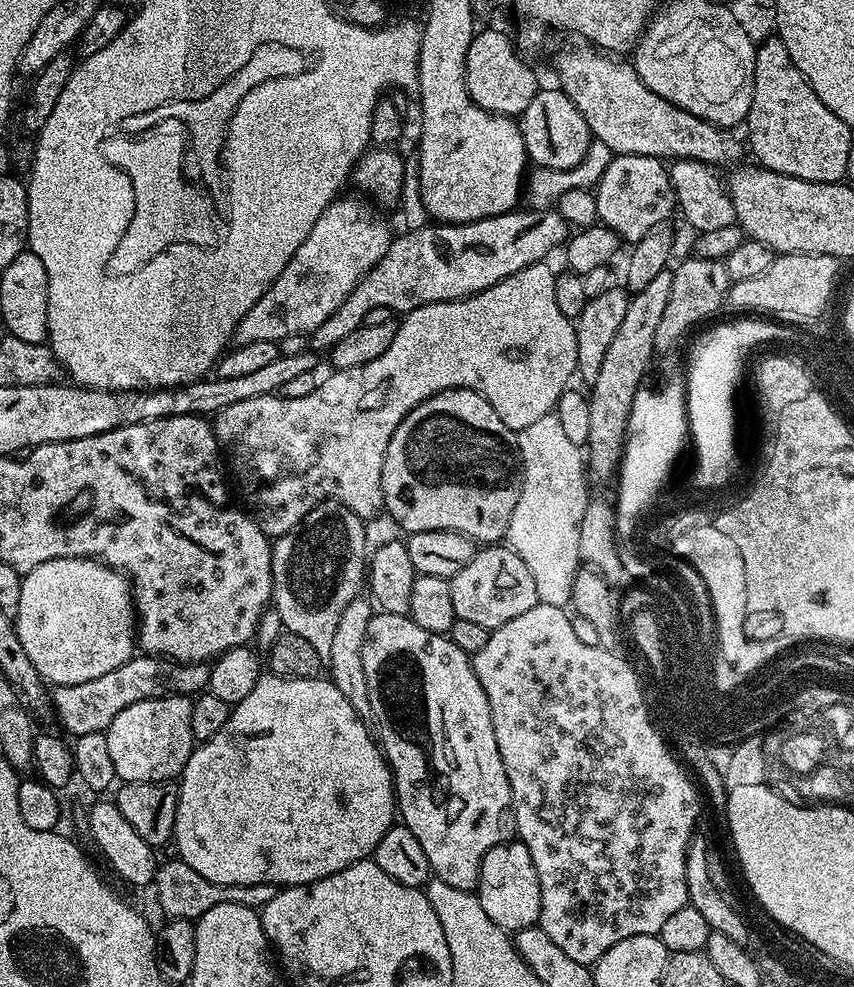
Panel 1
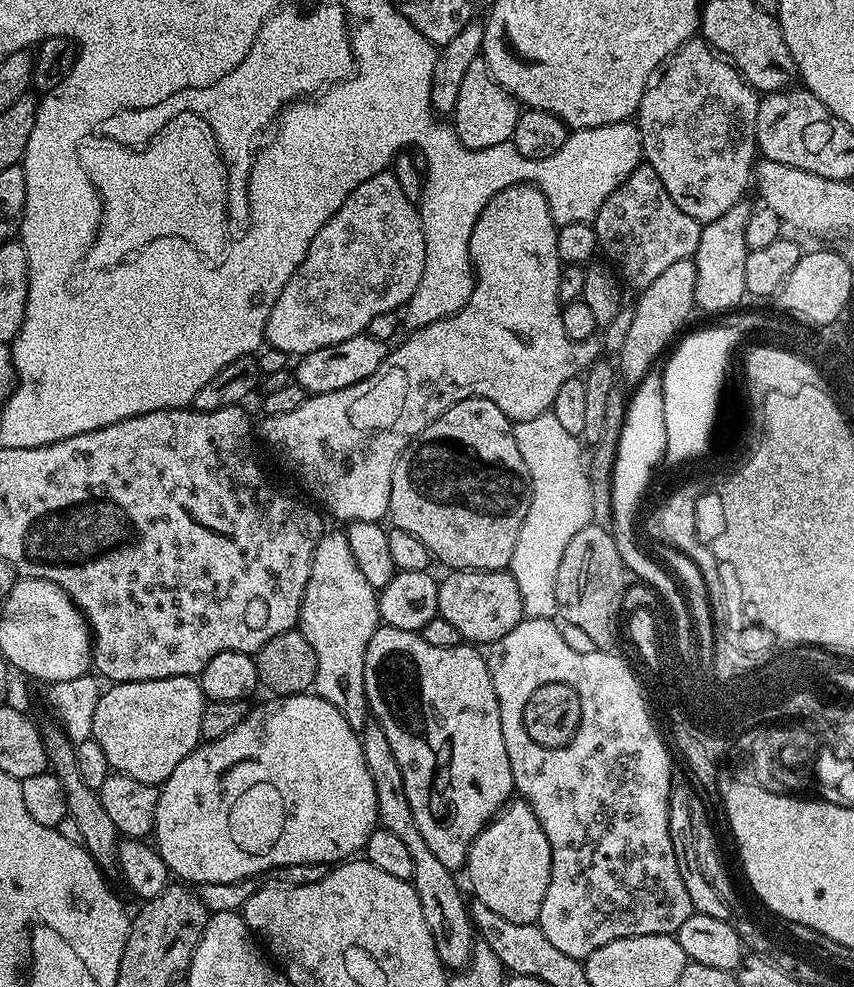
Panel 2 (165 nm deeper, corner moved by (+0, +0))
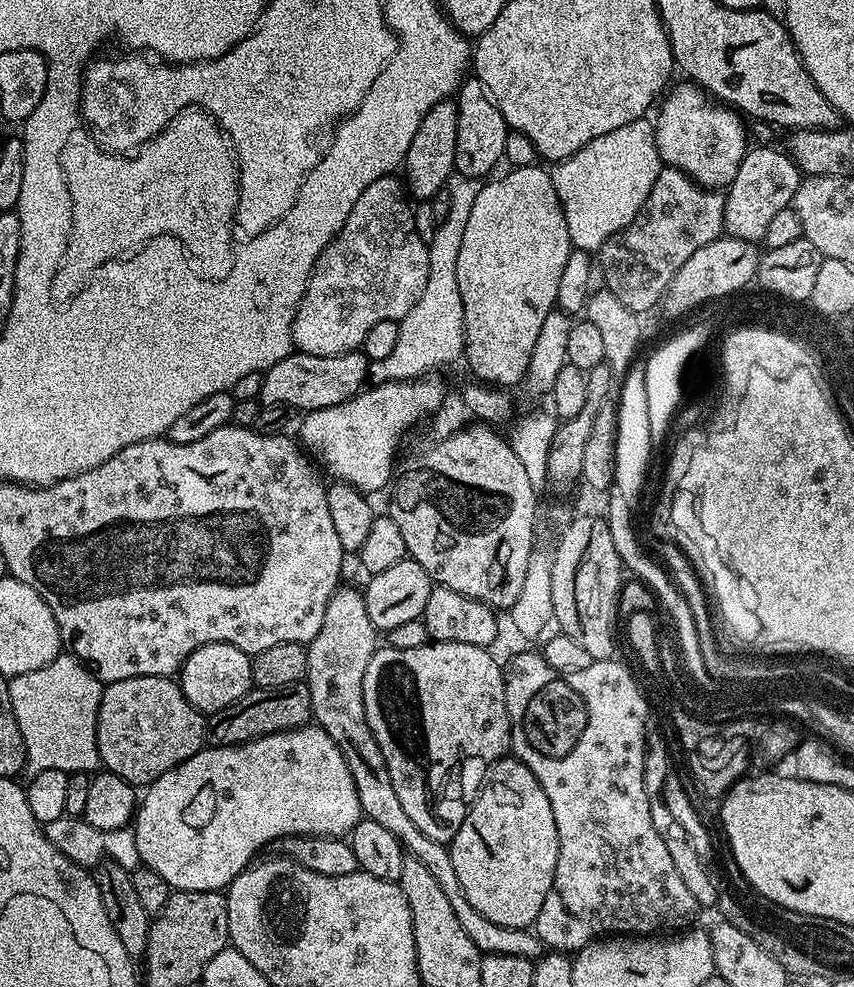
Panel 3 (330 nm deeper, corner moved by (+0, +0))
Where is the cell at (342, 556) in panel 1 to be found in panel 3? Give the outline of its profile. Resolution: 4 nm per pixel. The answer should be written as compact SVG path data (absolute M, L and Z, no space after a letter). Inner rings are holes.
M347 586L337 588L336 593L330 598L330 602L326 602L322 630L318 630L318 634L313 638L311 644L307 645L306 683L312 699L312 720L322 730L326 730L326 734L330 734L330 738L334 738L338 750L342 750L342 758L346 758L346 766L350 770L350 776L354 778L354 790L358 790L361 813L367 819L386 826L386 830L390 830L390 834L394 834L394 838L398 838L405 853L418 858L418 862L422 862L422 866L426 866L426 870L430 870L430 874L434 874L438 887L446 893L450 906L454 906L454 914L458 914L458 922L462 925L462 930L466 930L470 942L474 942L474 946L478 946L478 950L482 954L524 956L530 961L535 961L542 952L540 937L536 935L535 931L528 928L498 926L498 922L490 922L490 918L482 918L482 914L478 914L478 910L474 910L474 906L470 906L470 902L466 902L466 894L462 894L462 886L459 884L458 874L454 870L449 845L434 842L434 838L426 838L426 834L422 834L422 830L418 830L418 826L414 826L414 822L410 822L406 810L402 810L402 802L398 802L398 794L394 794L394 782L390 782L390 770L386 770L386 758L382 758L382 750L378 750L378 742L374 738L374 734L370 730L370 722L366 718L364 691L362 690L362 682L366 678L366 666L370 666L370 658L376 653L378 647L376 636L378 637L378 629L374 626L374 622L370 622L370 614L366 614L363 591L356 589L355 592L354 589L347 588Z

